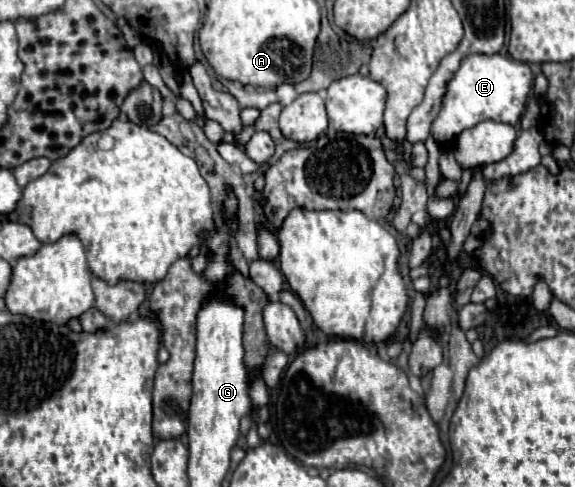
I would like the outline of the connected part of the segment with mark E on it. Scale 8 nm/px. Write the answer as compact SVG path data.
M502 53L466 55L458 71L452 75L452 79L446 85L440 113L432 123L434 139L438 141L438 145L450 143L460 131L484 119L494 119L510 125L518 123L524 113L532 81L534 81L534 75L528 63L516 61L510 55L502 55Z

